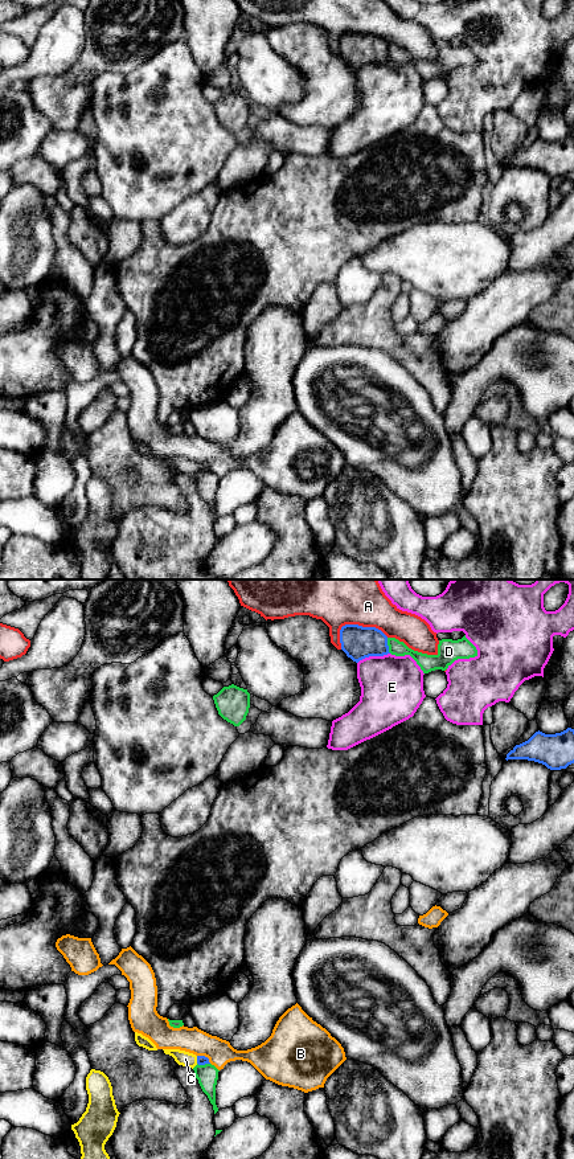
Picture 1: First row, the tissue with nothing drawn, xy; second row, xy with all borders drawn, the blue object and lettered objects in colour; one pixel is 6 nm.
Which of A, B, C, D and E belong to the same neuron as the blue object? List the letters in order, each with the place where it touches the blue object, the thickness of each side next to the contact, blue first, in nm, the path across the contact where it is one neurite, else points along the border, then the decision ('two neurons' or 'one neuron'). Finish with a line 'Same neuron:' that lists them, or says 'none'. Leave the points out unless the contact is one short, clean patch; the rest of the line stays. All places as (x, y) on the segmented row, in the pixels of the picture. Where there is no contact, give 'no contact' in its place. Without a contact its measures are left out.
A: xy (364, 627) | 200/400 nm | two neurons
B: xy (204, 1056) | 60/160 nm | two neurons
C: xy (197, 1060) | 60/90 nm | across xy (201, 1060), (197, 1060), (185, 1059) | one neuron
D: xy (388, 646) | 200/90 nm | two neurons
E: xy (373, 655) | 200/380 nm | two neurons
Same neuron: C

